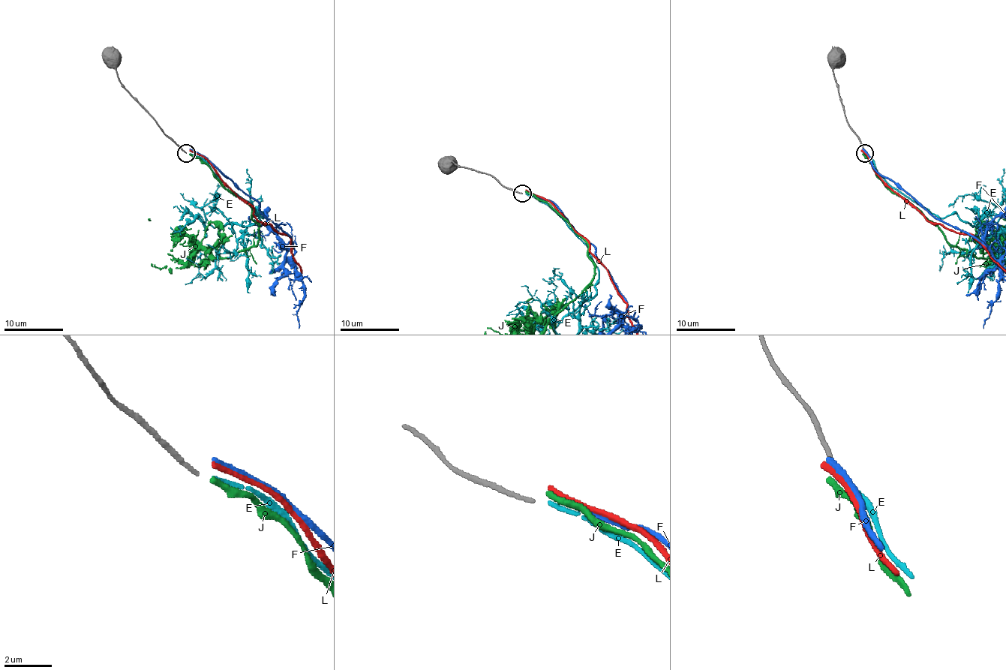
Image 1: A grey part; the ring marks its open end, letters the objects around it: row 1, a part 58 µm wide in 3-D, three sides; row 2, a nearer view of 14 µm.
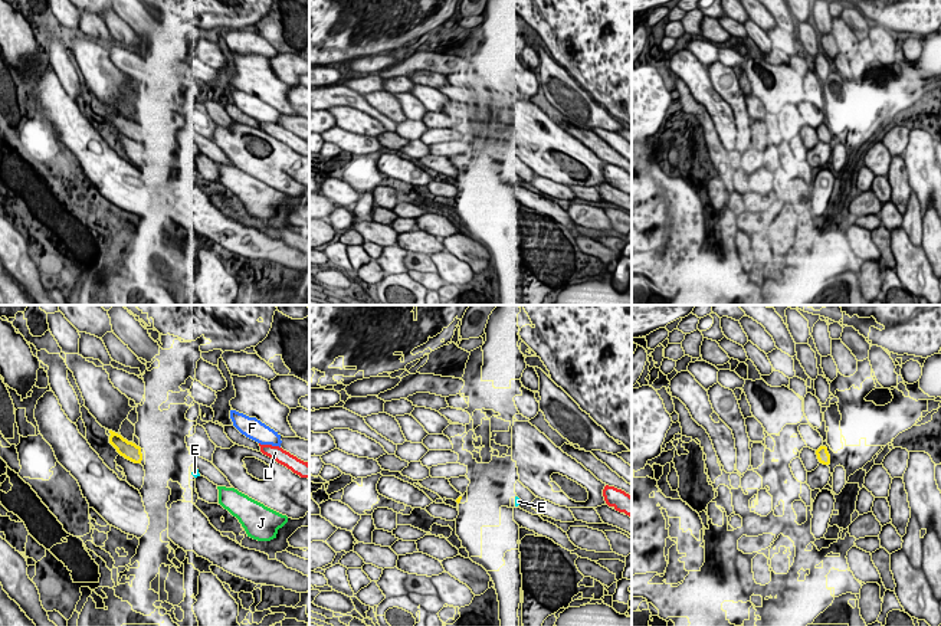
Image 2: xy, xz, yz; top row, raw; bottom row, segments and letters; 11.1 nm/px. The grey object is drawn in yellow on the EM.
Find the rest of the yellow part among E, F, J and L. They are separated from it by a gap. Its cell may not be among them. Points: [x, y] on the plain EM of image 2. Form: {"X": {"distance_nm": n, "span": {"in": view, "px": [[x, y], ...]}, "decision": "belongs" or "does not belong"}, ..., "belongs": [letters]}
{"E": {"distance_nm": 600, "span": {"in": "xy", "px": [[141, 137], [192, 150]]}, "decision": "belongs"}, "F": {"distance_nm": 1050, "span": {"in": "xy", "px": [[140, 125], [230, 95]]}, "decision": "does not belong"}, "J": {"distance_nm": 900, "span": {"in": "xy", "px": [[141, 137], [217, 164]]}, "decision": "does not belong"}, "L": {"distance_nm": 1300, "span": {"in": "xy", "px": [[141, 131], [259, 123]]}, "decision": "does not belong"}, "belongs": ["E"]}

